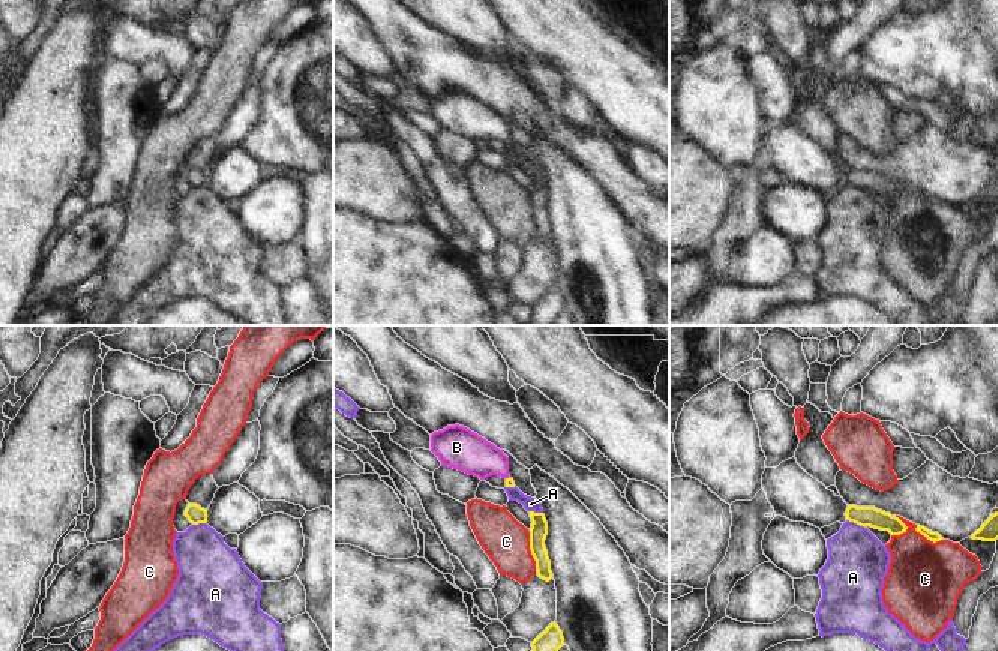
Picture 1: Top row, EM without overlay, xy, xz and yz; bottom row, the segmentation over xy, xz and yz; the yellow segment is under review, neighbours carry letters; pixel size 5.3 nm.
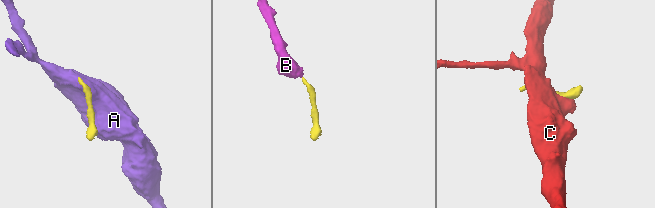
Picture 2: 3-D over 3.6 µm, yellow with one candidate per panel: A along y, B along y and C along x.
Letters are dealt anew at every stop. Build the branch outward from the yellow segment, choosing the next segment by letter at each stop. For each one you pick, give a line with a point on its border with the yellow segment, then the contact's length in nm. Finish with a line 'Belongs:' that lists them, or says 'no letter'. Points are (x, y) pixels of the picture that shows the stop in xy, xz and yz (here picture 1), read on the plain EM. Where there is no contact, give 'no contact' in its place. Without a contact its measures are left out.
B: meets yellow in xz at (509, 141); contact 30 nm long
Belongs: B

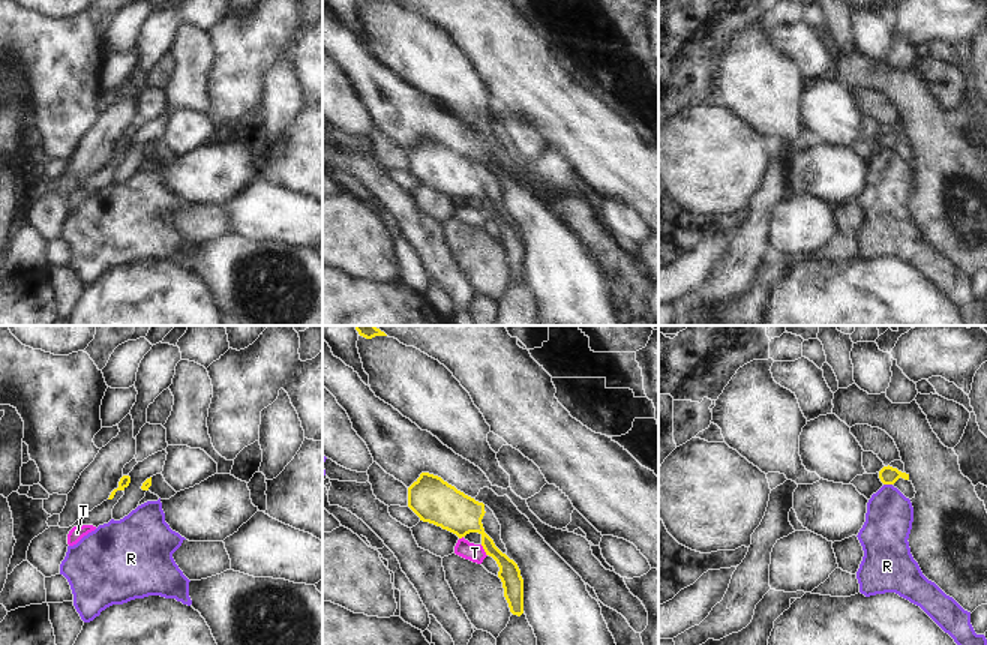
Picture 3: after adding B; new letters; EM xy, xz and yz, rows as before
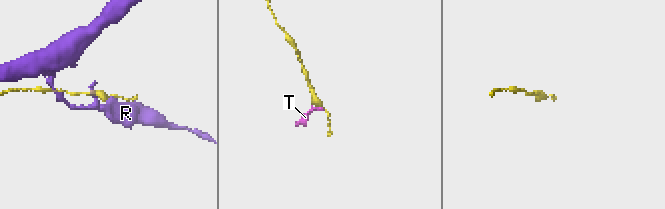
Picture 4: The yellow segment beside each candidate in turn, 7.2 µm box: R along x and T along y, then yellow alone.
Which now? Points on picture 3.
Belongs: no letter

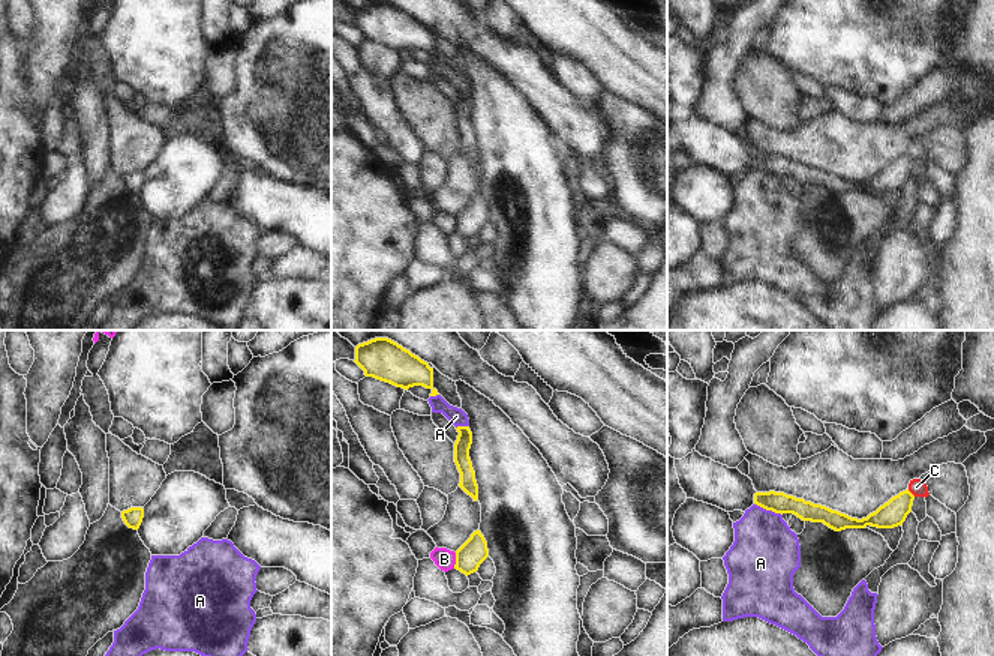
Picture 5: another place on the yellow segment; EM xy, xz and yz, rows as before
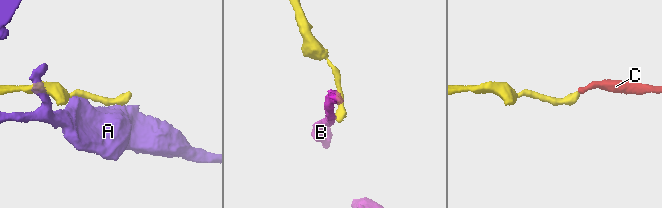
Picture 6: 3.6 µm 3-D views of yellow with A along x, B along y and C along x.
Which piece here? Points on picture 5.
C: meets yellow in yz at (910, 156); contact 60 nm long
Belongs: C

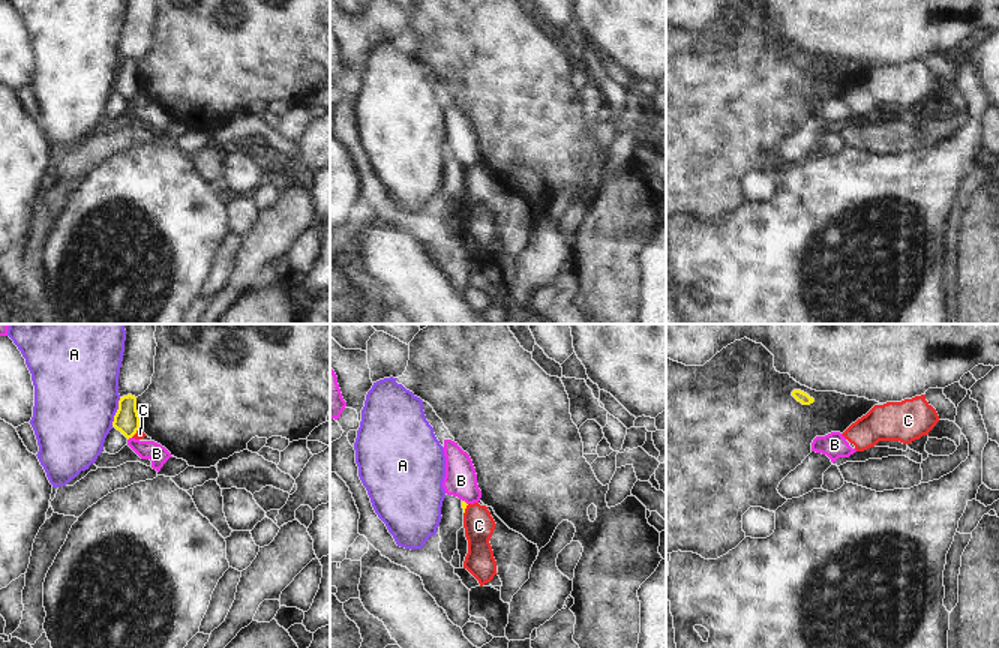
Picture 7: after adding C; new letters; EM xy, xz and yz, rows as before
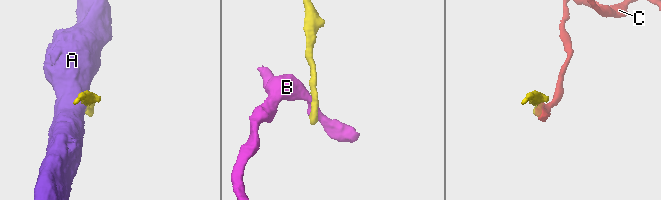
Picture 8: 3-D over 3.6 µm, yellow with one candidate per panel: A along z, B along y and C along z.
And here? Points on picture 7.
Belongs: no letter

